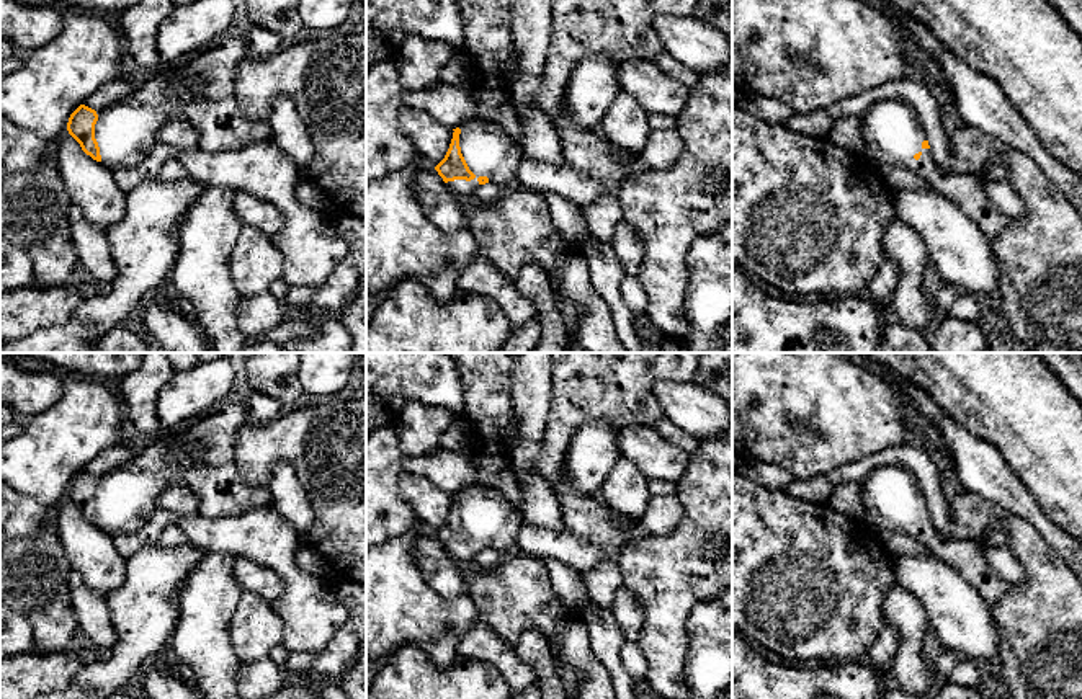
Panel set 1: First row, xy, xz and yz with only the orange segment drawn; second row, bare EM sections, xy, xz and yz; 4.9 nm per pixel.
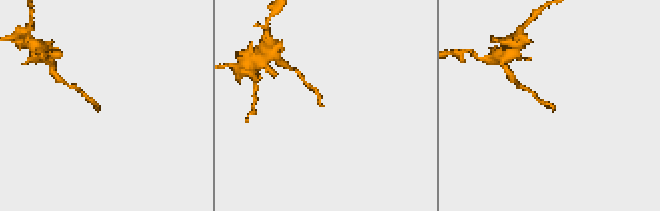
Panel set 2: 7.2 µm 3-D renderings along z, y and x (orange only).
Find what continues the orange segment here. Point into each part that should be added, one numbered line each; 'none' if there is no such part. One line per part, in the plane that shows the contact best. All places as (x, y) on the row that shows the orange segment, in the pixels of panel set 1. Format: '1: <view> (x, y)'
1: xz (489, 151)

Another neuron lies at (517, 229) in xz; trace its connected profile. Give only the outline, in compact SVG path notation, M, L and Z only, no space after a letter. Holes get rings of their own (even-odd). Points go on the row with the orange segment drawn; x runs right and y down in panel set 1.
M515 186L495 203L481 206L466 229L479 252L512 281L525 265L536 263L556 287L561 260L582 250L580 245L567 245L556 232L541 193Z

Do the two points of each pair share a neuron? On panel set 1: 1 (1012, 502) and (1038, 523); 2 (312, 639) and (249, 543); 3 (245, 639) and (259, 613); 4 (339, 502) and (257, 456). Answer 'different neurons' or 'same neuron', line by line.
1: same neuron
2: same neuron
3: same neuron
4: same neuron

